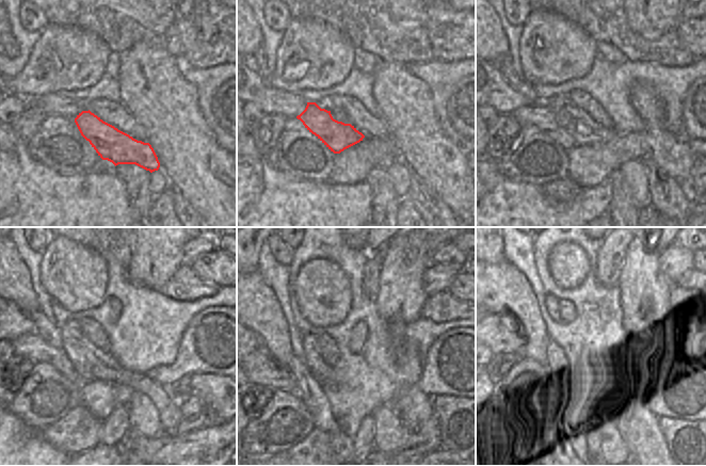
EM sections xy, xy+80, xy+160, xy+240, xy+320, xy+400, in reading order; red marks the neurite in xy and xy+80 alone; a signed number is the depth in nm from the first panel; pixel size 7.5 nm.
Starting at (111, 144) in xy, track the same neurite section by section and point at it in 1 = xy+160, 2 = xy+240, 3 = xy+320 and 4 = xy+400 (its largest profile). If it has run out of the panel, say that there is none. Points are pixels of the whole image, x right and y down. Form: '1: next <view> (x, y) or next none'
1: next xy+160 (538, 113)
2: next xy+240 (32, 347)
3: next xy+320 (259, 347)
4: next xy+400 (497, 346)

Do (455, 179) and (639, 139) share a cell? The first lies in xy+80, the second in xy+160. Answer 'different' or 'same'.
different

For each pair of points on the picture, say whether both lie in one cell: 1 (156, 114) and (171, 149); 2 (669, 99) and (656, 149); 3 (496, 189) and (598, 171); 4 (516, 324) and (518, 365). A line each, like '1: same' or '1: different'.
1: same
2: different
3: different
4: same

